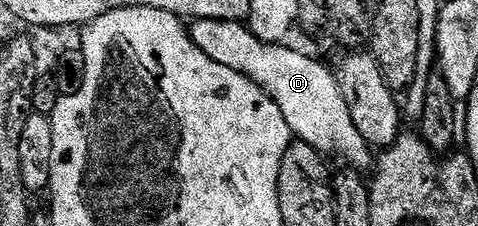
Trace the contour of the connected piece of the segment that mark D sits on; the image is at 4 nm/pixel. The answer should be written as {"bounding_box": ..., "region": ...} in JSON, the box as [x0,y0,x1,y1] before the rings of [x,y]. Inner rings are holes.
{"bounding_box":[188,19,374,171],"region":[[[203,19],[194,20],[188,30],[190,39],[203,55],[250,77],[269,94],[279,111],[283,111],[283,119],[287,119],[287,127],[296,140],[306,141],[323,155],[334,153],[342,157],[346,166],[358,171],[368,170],[374,164],[374,154],[351,119],[347,99],[343,99],[334,70],[297,49],[288,49],[288,44],[261,41],[252,28],[243,26],[241,21]]]}

